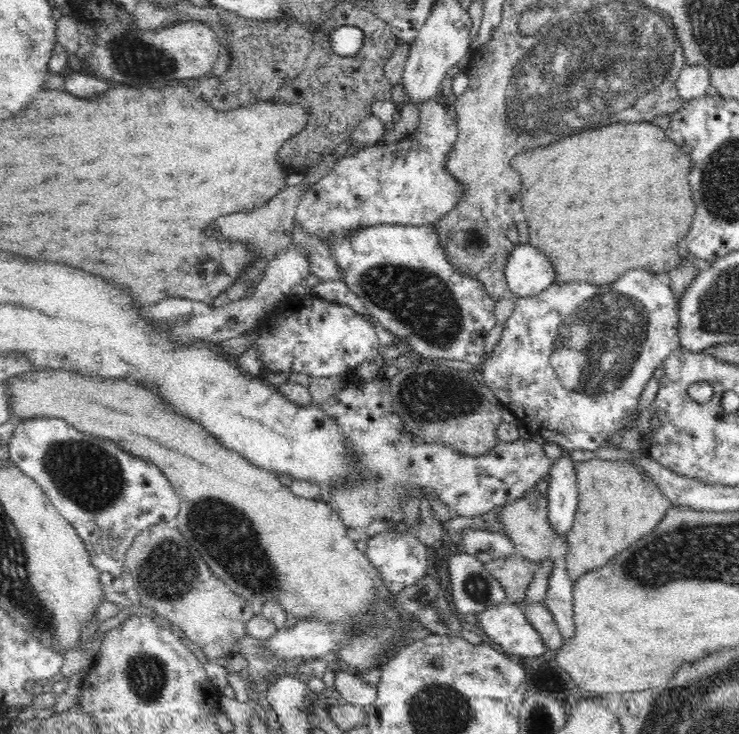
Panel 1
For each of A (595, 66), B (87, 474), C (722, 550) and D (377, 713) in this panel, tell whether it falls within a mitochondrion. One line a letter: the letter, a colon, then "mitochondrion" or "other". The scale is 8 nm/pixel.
A: mitochondrion
B: mitochondrion
C: mitochondrion
D: other

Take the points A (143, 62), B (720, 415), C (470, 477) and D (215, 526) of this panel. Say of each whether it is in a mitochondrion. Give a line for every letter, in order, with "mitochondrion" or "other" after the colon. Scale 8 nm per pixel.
A: mitochondrion
B: other
C: other
D: mitochondrion

